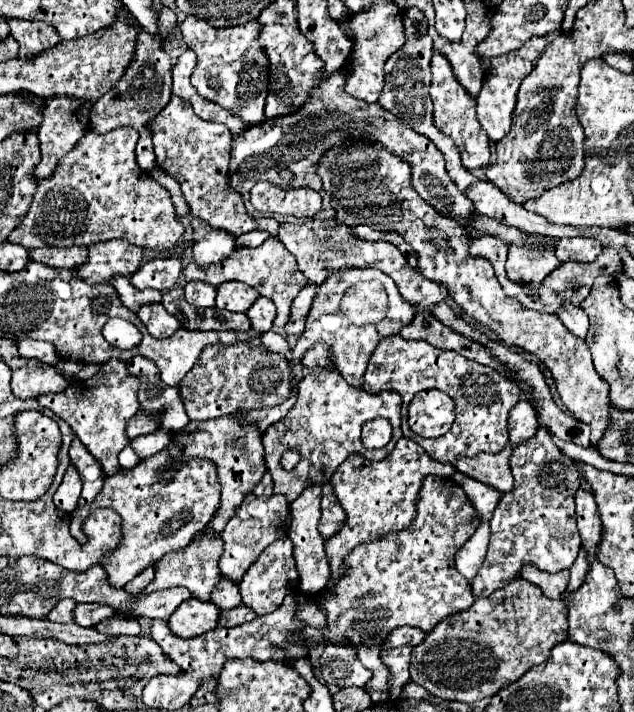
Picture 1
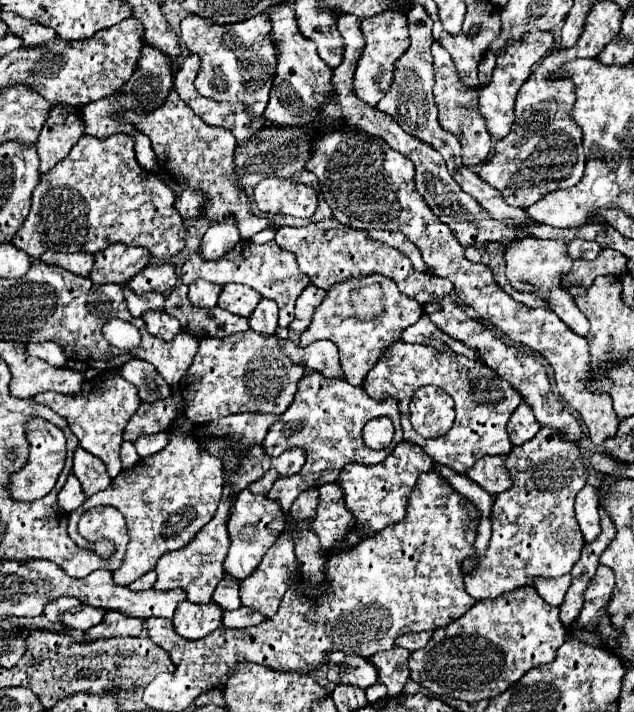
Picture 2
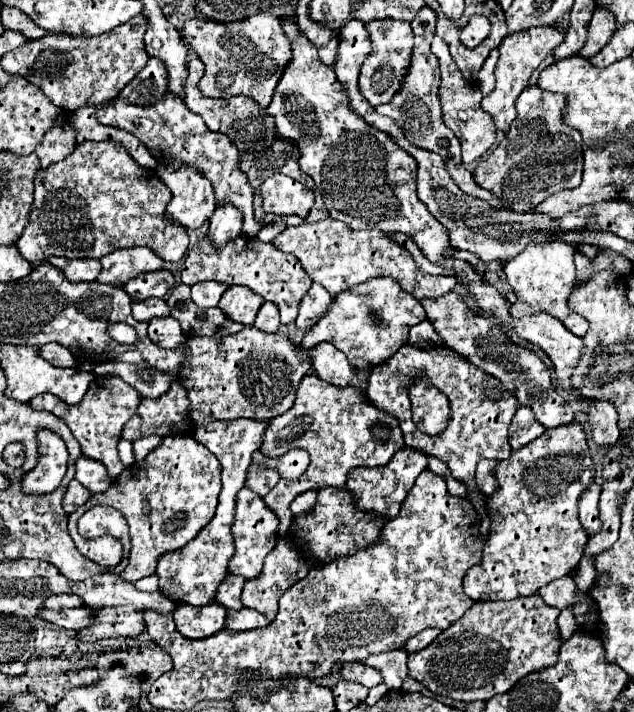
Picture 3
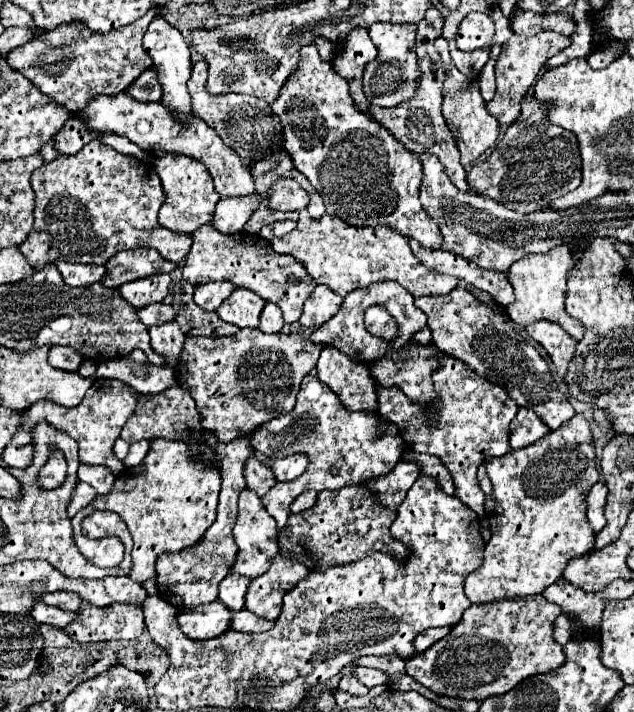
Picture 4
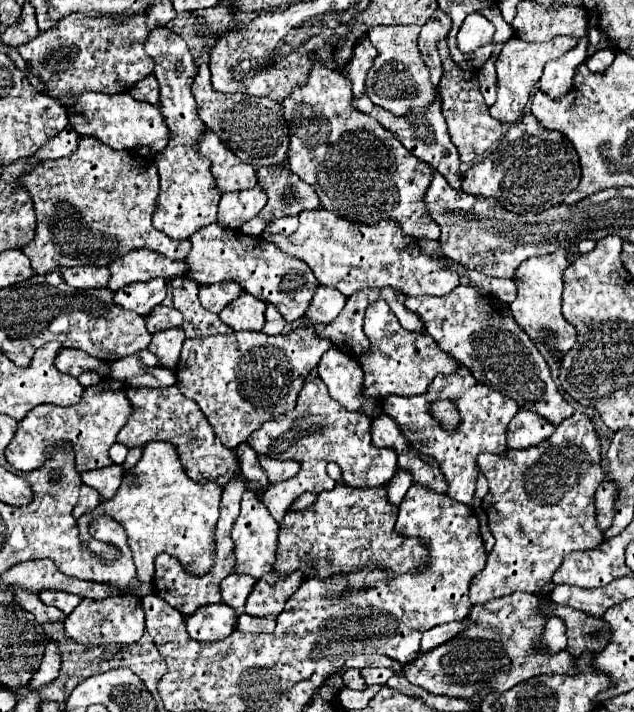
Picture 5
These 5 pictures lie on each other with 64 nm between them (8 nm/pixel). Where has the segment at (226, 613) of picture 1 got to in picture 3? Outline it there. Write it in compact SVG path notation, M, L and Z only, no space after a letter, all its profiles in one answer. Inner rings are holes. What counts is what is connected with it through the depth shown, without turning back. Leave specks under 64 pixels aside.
M242 608L236 612L228 612L226 616L226 628L230 630L254 630L260 626L268 626L268 618L260 616L260 612L252 608Z

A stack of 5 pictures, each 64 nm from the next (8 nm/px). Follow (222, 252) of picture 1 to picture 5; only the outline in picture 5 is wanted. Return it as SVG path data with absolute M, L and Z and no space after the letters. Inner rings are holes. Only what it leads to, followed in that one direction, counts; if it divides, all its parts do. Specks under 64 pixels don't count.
M260 186L224 194L218 204L218 224L224 224L230 230L238 230L246 220L254 218L264 208L264 204L266 196Z

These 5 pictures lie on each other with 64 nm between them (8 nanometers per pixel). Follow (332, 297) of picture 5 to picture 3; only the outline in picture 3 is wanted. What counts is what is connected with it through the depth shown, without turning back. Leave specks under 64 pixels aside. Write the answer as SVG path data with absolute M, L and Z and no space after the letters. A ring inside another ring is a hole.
M312 284L310 290L300 300L300 314L296 318L296 328L308 330L328 308L332 302L332 294L328 294L320 284Z

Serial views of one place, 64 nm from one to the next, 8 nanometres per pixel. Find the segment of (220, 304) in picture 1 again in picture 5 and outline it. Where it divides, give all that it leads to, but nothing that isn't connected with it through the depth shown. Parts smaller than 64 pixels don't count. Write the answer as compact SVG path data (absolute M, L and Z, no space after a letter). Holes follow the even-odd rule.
M242 292L218 316L224 324L228 324L234 330L262 330L264 310L266 310L266 304L262 300L256 300L252 294Z

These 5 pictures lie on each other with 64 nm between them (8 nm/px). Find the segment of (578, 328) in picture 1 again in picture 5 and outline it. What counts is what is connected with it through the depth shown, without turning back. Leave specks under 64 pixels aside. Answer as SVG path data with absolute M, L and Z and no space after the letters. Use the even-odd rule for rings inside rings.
M564 250L554 252L554 254L546 254L546 256L532 256L528 260L524 260L524 264L520 264L520 268L516 268L516 288L518 288L518 296L516 300L510 304L510 312L516 318L516 322L522 326L522 330L530 336L530 338L540 338L540 330L548 328L552 332L556 332L558 336L558 344L556 348L560 352L568 352L572 348L572 344L576 344L576 328L572 328L572 324L568 324L562 316L562 276L564 270L568 268L568 254Z

